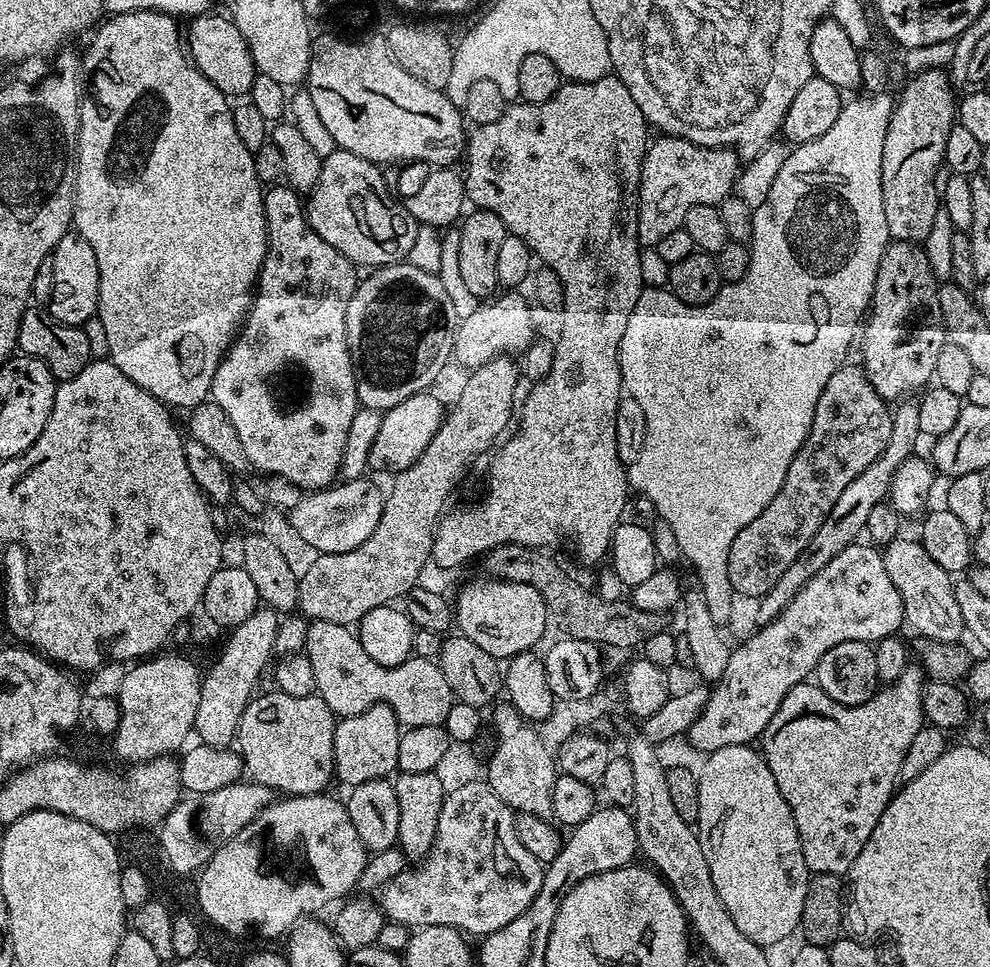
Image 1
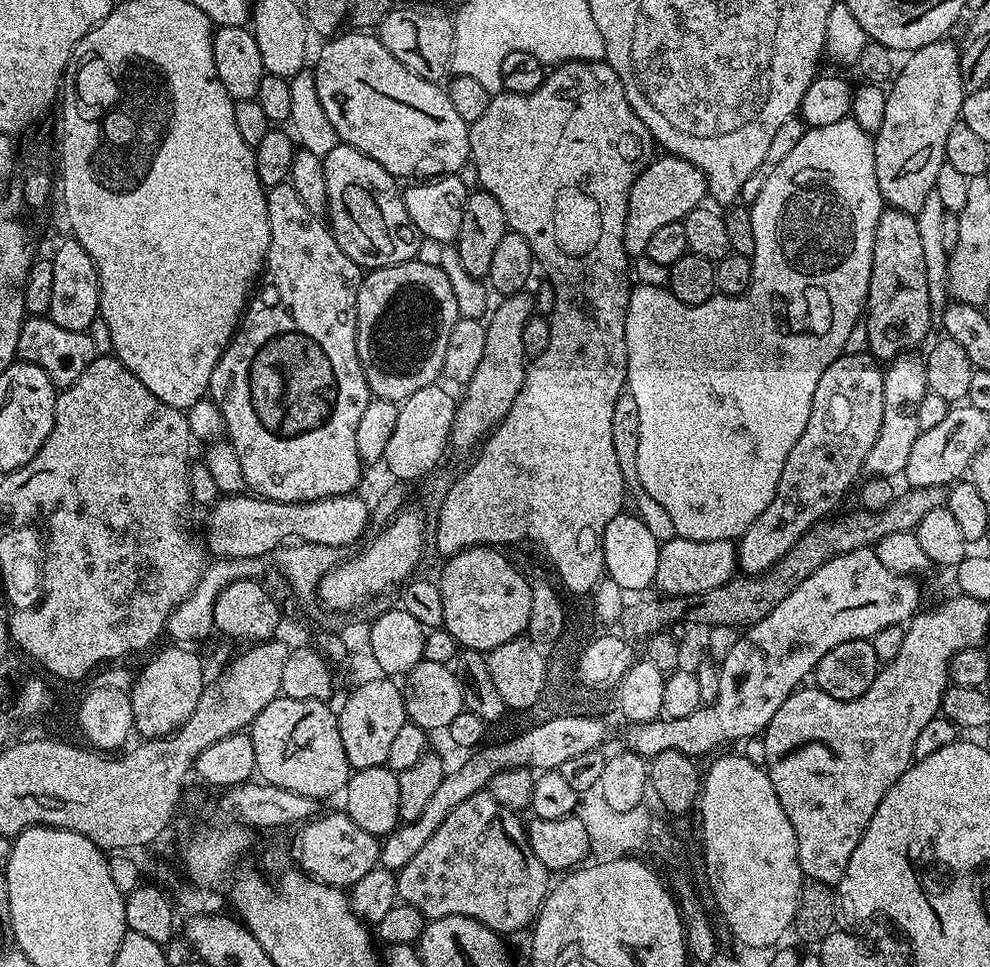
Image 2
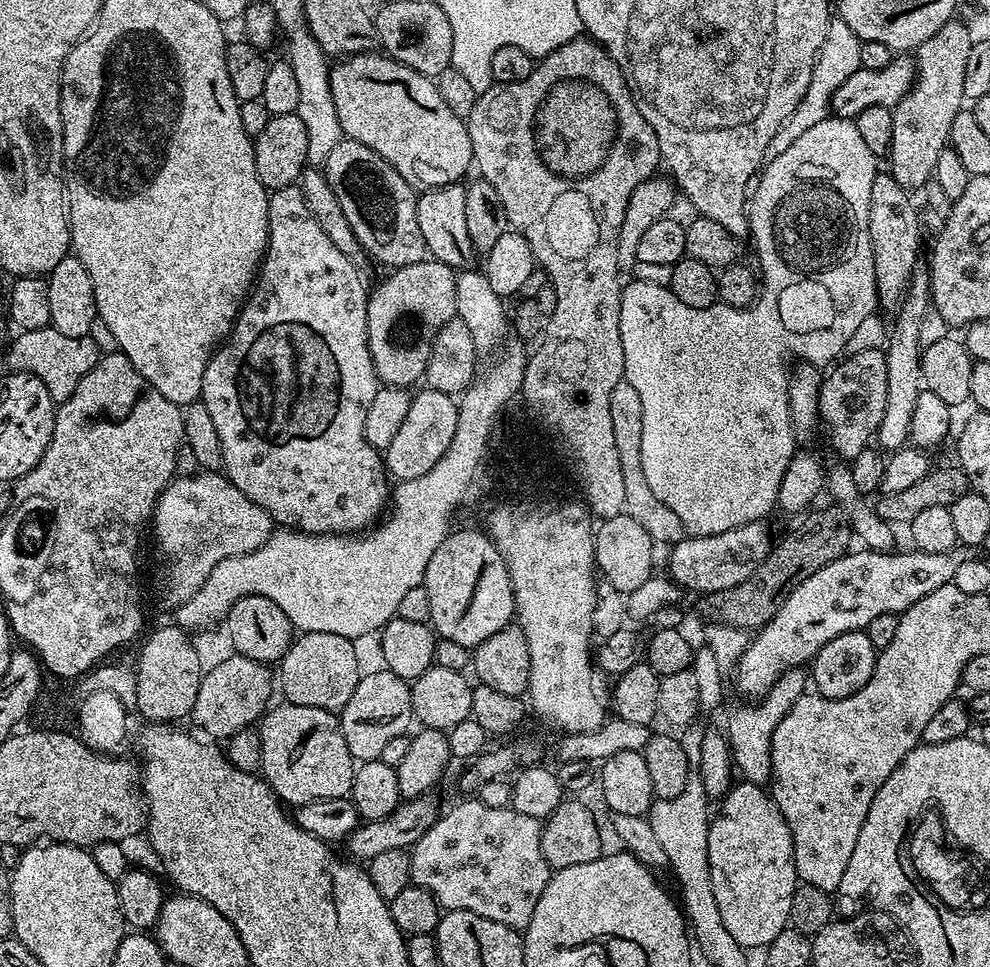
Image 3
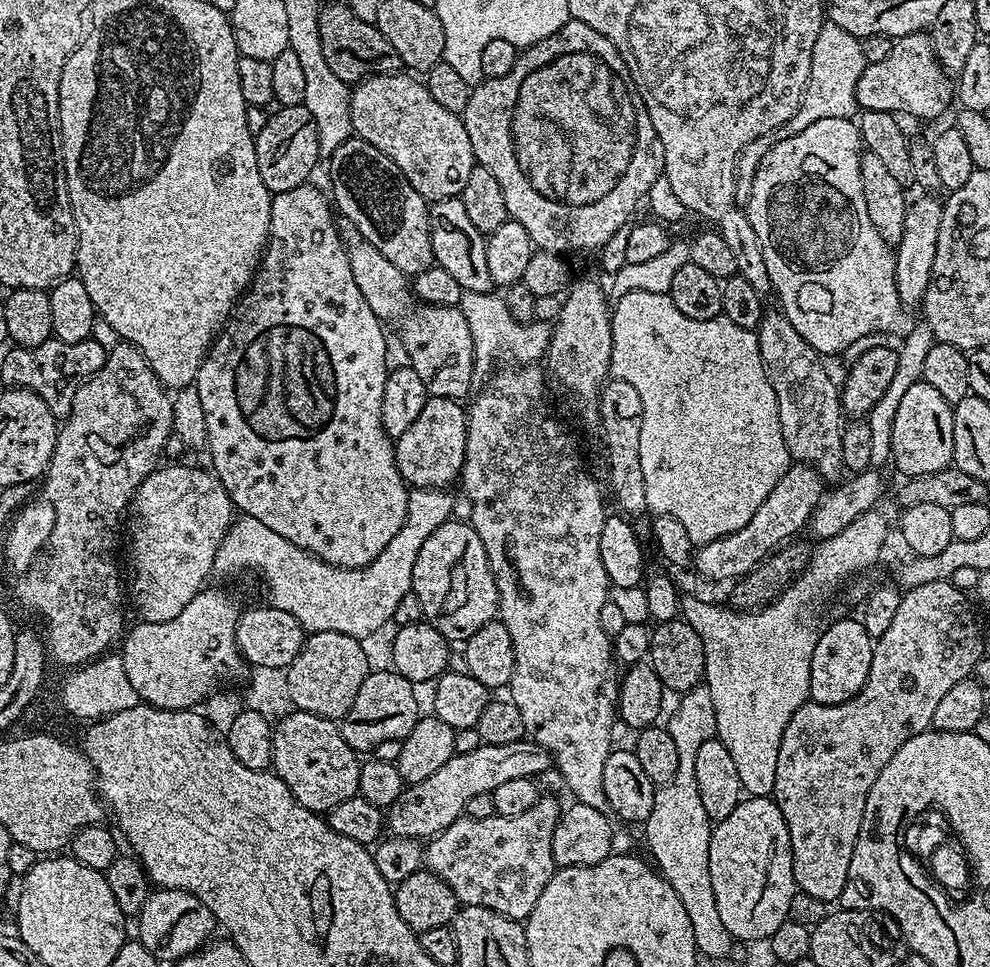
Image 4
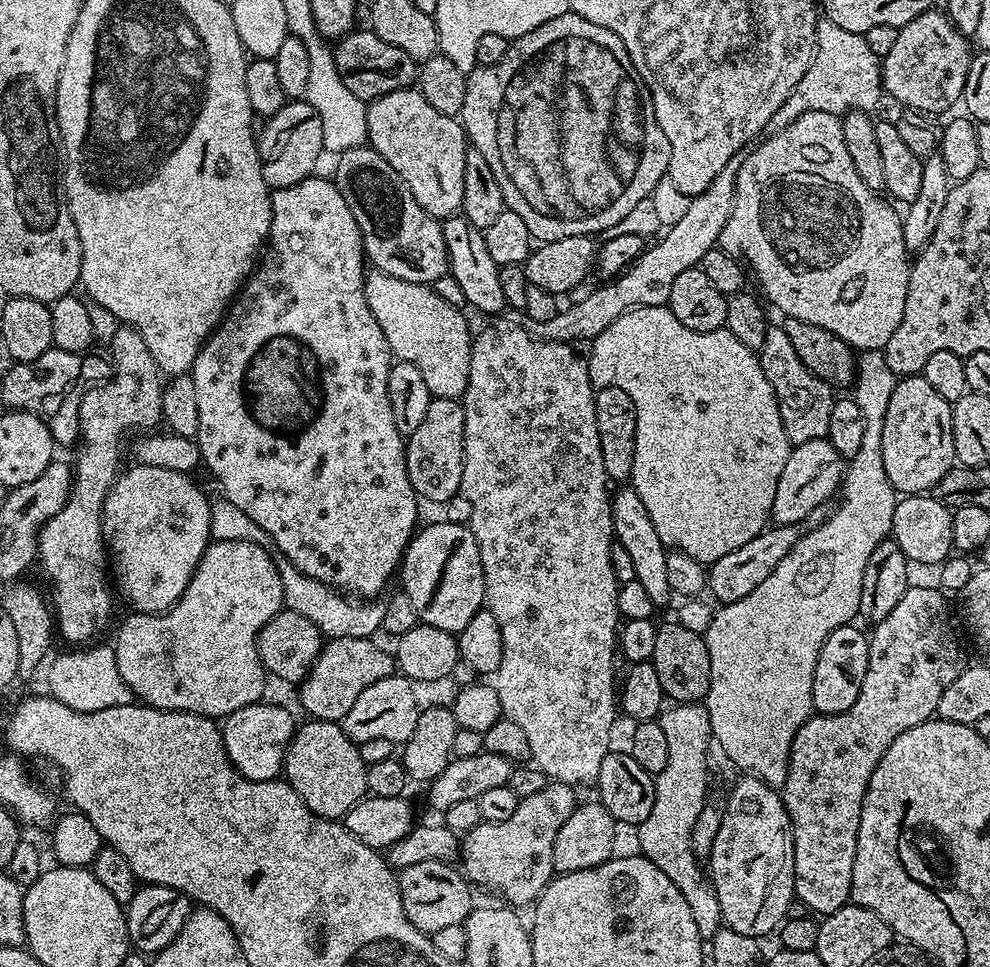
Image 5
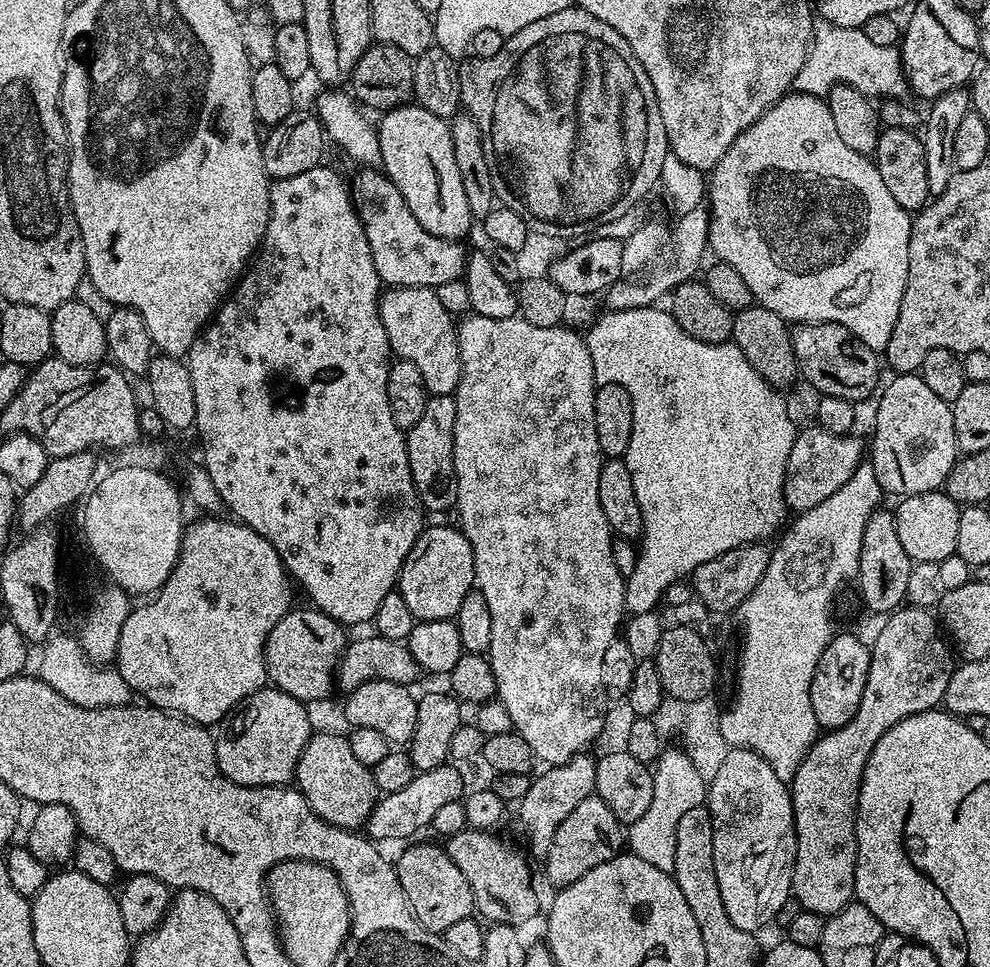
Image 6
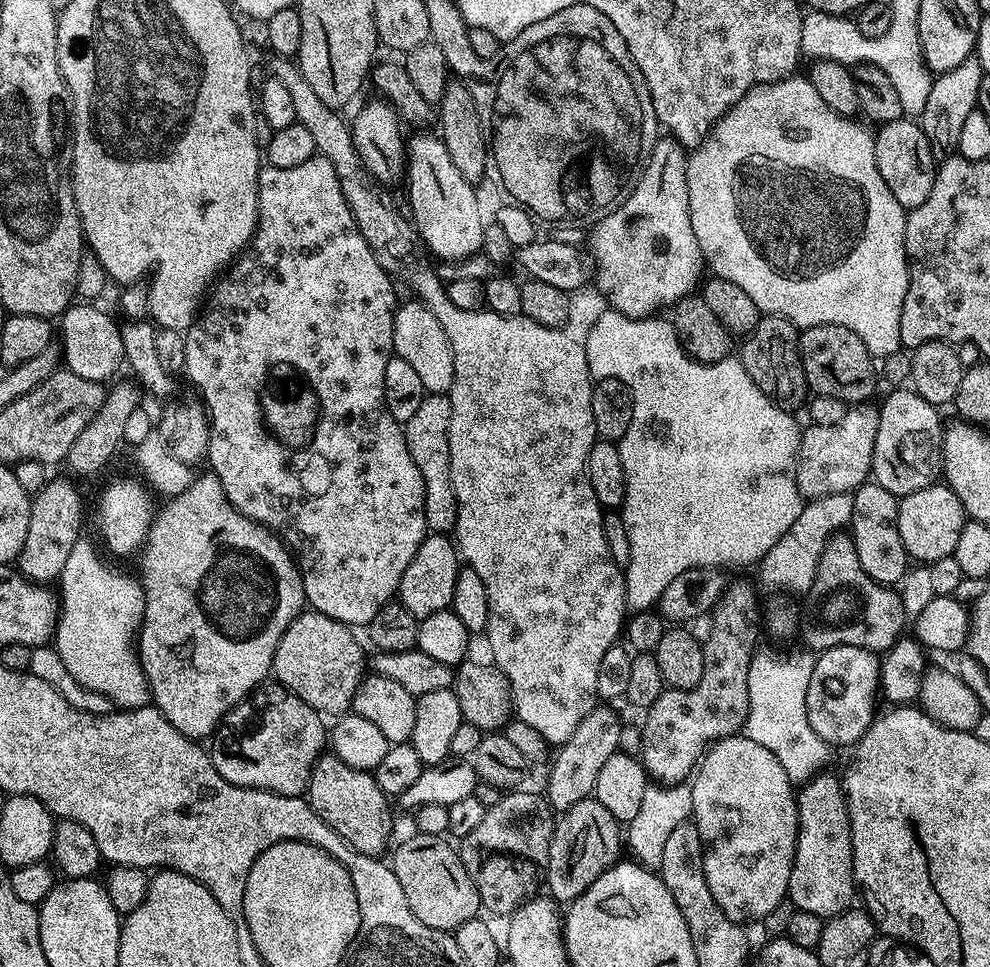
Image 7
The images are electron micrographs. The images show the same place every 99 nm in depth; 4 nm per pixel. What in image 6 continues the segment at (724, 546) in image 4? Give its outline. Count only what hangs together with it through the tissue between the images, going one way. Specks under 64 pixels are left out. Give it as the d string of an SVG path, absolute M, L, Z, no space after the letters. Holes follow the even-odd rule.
M818 426L797 431L796 441L790 450L784 475L784 503L793 513L799 514L826 502L834 490L850 482L850 474L862 463L866 448L855 440L855 435L835 436Z

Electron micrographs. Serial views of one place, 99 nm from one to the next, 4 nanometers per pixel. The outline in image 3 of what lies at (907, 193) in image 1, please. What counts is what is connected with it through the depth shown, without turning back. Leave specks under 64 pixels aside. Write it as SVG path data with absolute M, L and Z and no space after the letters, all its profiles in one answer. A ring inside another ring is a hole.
M959 18L945 22L942 30L926 38L922 46L914 49L916 61L916 83L892 109L894 132L890 134L890 150L886 157L887 167L892 177L909 190L923 189L932 179L934 162L938 154L949 147L948 135L954 116L965 107L964 85L966 61L970 59L970 50L974 35Z

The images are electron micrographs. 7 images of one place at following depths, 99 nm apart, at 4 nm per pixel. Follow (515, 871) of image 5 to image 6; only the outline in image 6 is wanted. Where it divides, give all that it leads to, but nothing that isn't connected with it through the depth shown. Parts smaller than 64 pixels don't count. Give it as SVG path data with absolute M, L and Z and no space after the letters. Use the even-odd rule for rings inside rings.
M581 754L570 758L564 764L549 767L540 777L533 779L528 791L518 801L520 808L520 828L528 839L527 851L537 858L548 855L550 842L554 842L554 834L562 822L566 822L567 816L579 806L580 803L593 795L596 791L596 761L592 754Z

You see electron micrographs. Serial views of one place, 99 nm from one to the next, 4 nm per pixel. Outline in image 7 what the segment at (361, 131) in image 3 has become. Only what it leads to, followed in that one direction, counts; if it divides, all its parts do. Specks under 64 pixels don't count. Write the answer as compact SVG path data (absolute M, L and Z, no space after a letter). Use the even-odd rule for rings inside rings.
M439 135L416 136L406 144L406 176L408 172L408 204L412 207L410 220L414 225L419 239L444 262L464 260L467 256L475 256L484 247L484 229L486 219L480 213L480 200L476 197L477 189L462 178L457 167L450 162L449 151Z

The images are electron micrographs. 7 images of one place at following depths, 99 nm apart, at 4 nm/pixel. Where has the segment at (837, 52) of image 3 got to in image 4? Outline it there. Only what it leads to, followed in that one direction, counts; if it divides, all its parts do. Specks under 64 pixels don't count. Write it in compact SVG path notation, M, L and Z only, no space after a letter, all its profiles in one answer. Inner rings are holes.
M826 22L822 30L818 30L818 39L814 41L814 58L810 62L810 78L806 82L806 90L802 94L802 102L798 110L782 126L770 130L770 134L762 134L762 138L754 138L745 146L736 158L736 194L737 197L747 197L750 186L754 182L754 174L758 170L760 160L778 142L786 138L794 138L806 126L814 122L822 122L822 118L842 118L847 120L855 117L858 112L856 102L856 87L858 78L864 73L864 55L860 40L851 36L842 26Z

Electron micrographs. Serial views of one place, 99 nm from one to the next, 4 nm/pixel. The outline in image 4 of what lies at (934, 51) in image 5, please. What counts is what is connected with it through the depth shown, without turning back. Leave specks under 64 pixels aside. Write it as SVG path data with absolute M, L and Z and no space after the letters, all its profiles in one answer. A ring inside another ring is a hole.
M927 31L895 37L887 58L864 65L864 73L862 78L858 78L856 87L856 102L863 111L917 116L920 120L940 117L953 100L953 81L934 54L932 38Z

